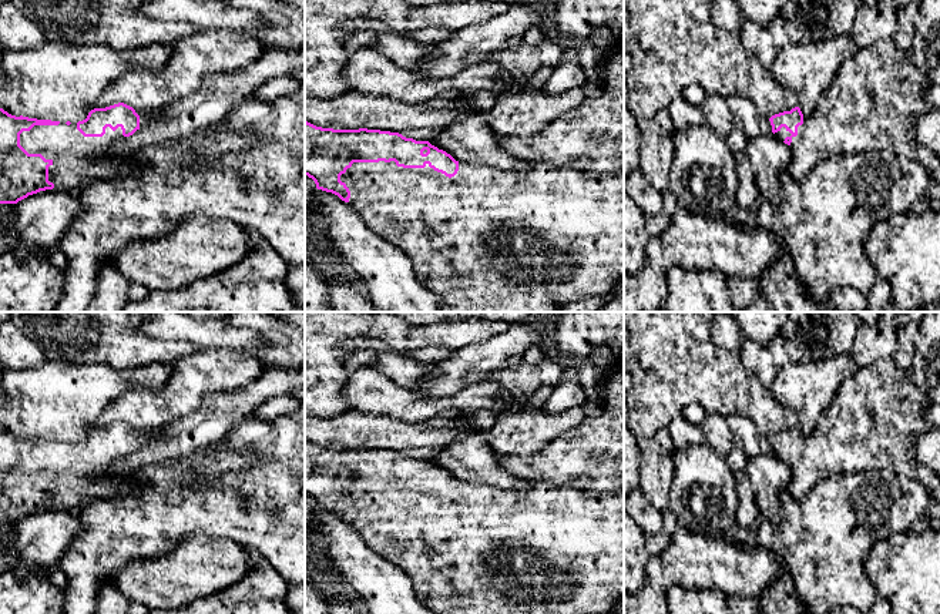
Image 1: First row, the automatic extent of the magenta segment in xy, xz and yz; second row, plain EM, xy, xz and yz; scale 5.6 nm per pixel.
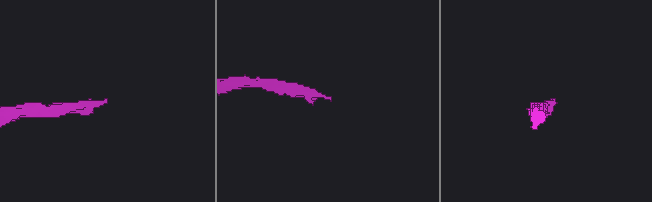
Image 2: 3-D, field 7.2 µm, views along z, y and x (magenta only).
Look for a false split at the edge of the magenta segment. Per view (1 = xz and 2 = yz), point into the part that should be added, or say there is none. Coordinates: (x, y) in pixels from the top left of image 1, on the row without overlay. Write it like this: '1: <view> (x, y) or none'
1: xz (547, 549)
2: yz (870, 425)

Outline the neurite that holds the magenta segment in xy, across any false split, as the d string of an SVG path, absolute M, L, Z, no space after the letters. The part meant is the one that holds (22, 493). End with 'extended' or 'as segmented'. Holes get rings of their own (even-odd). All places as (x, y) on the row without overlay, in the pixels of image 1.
M124 422L94 427L78 442L16 436L0 427L0 523L17 523L40 510L73 509L118 494L140 470L118 472L117 466L141 446L161 437L162 427L138 430Z | extended

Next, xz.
M305 440L305 494L315 500L318 509L332 511L342 520L348 521L375 553L403 570L413 580L414 590L420 603L434 614L611 614L614 605L624 597L624 491L602 493L587 489L558 486L548 482L536 482L531 487L527 489L503 489L477 483L464 483L456 480L450 473L439 469L429 460L416 460L413 457L406 457L399 452L367 447L333 449L316 446Z | extended

